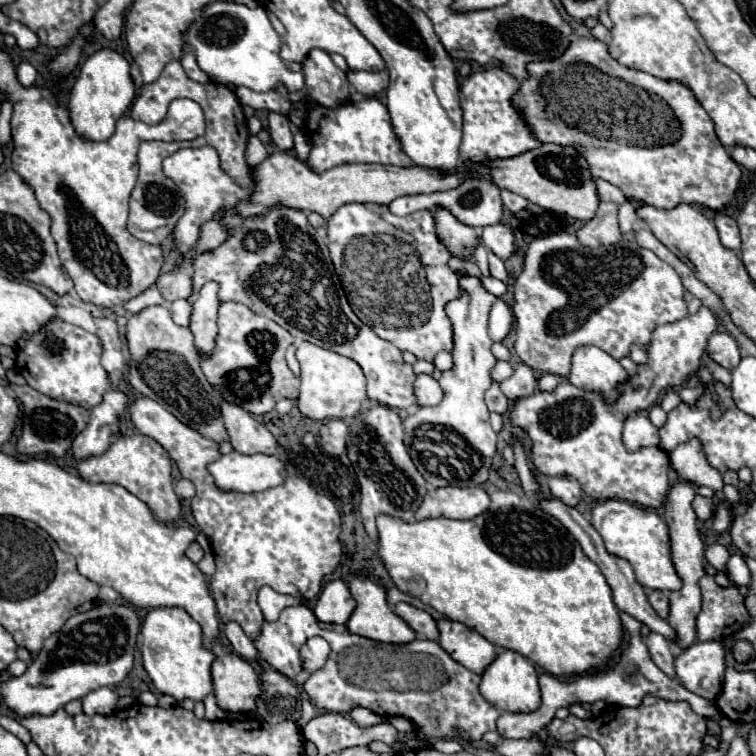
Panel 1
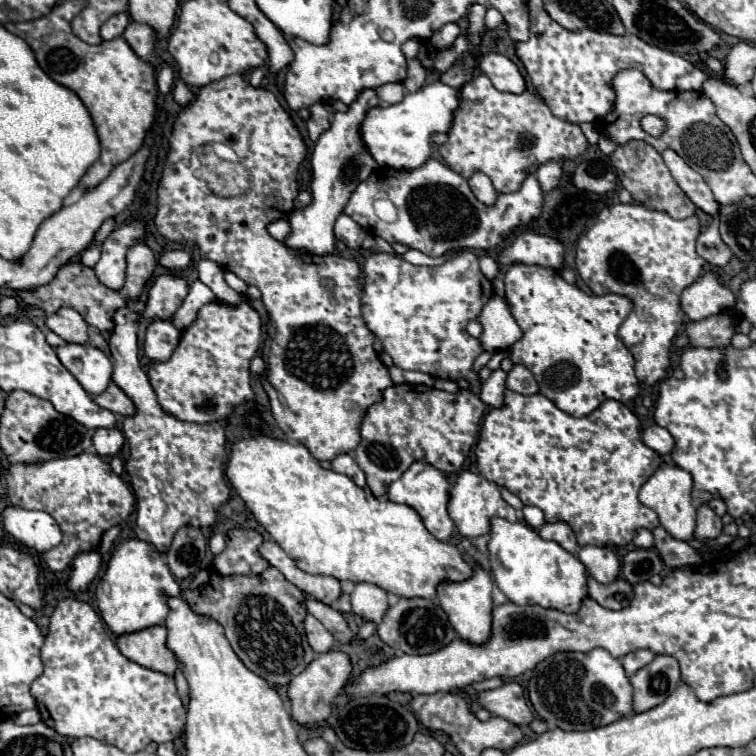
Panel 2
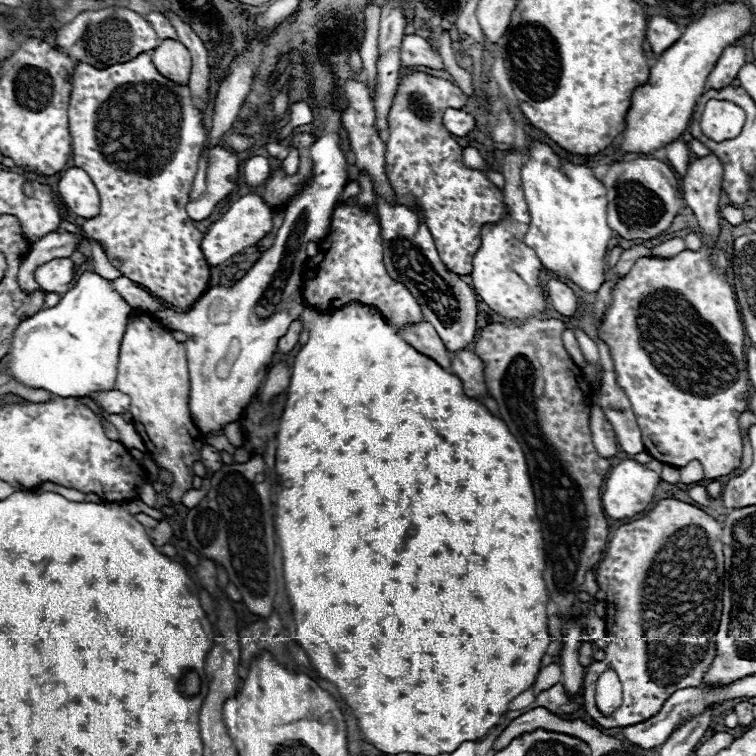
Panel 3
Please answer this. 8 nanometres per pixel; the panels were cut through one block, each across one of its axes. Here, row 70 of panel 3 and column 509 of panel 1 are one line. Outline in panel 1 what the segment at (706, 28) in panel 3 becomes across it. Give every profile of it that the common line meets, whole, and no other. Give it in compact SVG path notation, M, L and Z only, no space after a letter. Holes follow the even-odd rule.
M504 650L500 652L494 662L482 672L480 694L496 708L508 712L532 712L540 706L540 688L538 688L538 674L534 666L518 652Z

